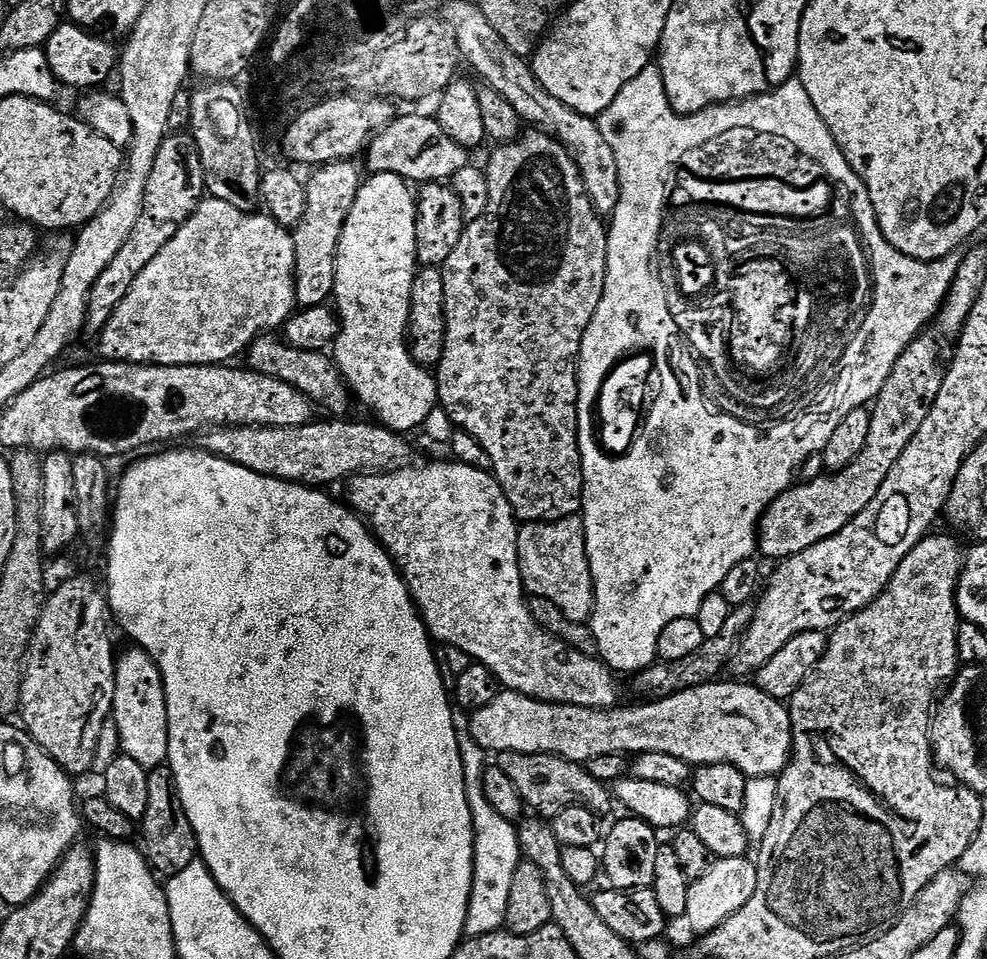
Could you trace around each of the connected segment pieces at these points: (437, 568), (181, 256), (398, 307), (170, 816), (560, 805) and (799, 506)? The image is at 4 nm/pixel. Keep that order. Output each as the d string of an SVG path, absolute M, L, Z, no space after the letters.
M436 460L417 468L409 466L395 468L392 472L357 474L346 484L348 507L367 521L372 535L388 551L408 585L408 593L428 627L429 637L437 645L465 651L473 662L489 668L507 691L521 692L523 696L545 700L547 704L601 710L617 707L620 692L616 689L617 677L612 669L596 656L583 656L534 622L518 562L518 517L502 486L491 471L451 463Z
M205 198L188 219L162 246L162 254L138 274L130 294L100 331L98 343L105 361L122 364L218 364L232 362L260 336L283 329L297 311L296 259L292 232L274 218L253 210L243 212L227 202Z
M378 172L369 175L363 181L354 198L354 204L350 206L350 214L346 218L346 226L342 226L342 238L338 242L338 254L336 255L336 291L334 293L334 308L338 313L340 332L334 341L334 359L337 368L344 376L344 382L348 386L349 392L357 401L360 400L373 412L375 419L389 428L391 432L409 434L415 430L423 429L426 418L430 410L438 407L438 397L436 395L436 378L429 369L422 368L414 362L414 358L408 353L408 319L410 318L410 302L412 301L412 287L414 278L418 271L416 262L416 196L411 192L409 181L403 180L400 176Z
M167 766L153 768L148 773L150 782L150 802L146 805L146 814L142 821L144 827L144 844L142 851L152 866L152 871L167 878L186 870L190 862L198 858L194 826L190 826L190 818L186 818L186 810L182 806L182 798L178 794L178 782L174 778L174 770Z
M501 752L498 763L501 770L513 780L518 794L522 794L525 809L532 811L533 808L537 817L551 818L579 804L597 814L610 811L612 804L614 808L614 796L609 785L594 778L594 774L590 774L583 763L541 752Z
M928 335L917 336L900 355L890 378L886 378L886 386L882 386L871 405L870 435L866 438L866 446L862 446L862 454L840 472L825 474L818 480L793 483L764 511L756 543L765 561L788 560L794 554L802 554L802 550L810 550L810 546L838 534L842 526L874 502L878 490L882 490L882 482L886 482L890 470L894 470L894 462L902 458L902 450L910 446L914 434L918 434L918 426L926 422L926 414L930 414L944 381L946 368L943 363L940 365L937 337Z

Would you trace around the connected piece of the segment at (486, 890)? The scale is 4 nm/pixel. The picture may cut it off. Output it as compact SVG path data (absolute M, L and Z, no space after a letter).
M453 707L452 721L456 737L460 743L464 781L466 782L466 798L470 802L472 821L474 822L474 882L470 890L470 902L466 910L465 937L481 936L491 932L499 932L504 928L506 918L506 902L510 902L510 881L514 878L514 870L518 870L521 862L520 833L517 825L511 820L502 818L486 802L486 793L482 790L482 774L486 767L486 753L478 742L474 742L470 730L469 713Z

